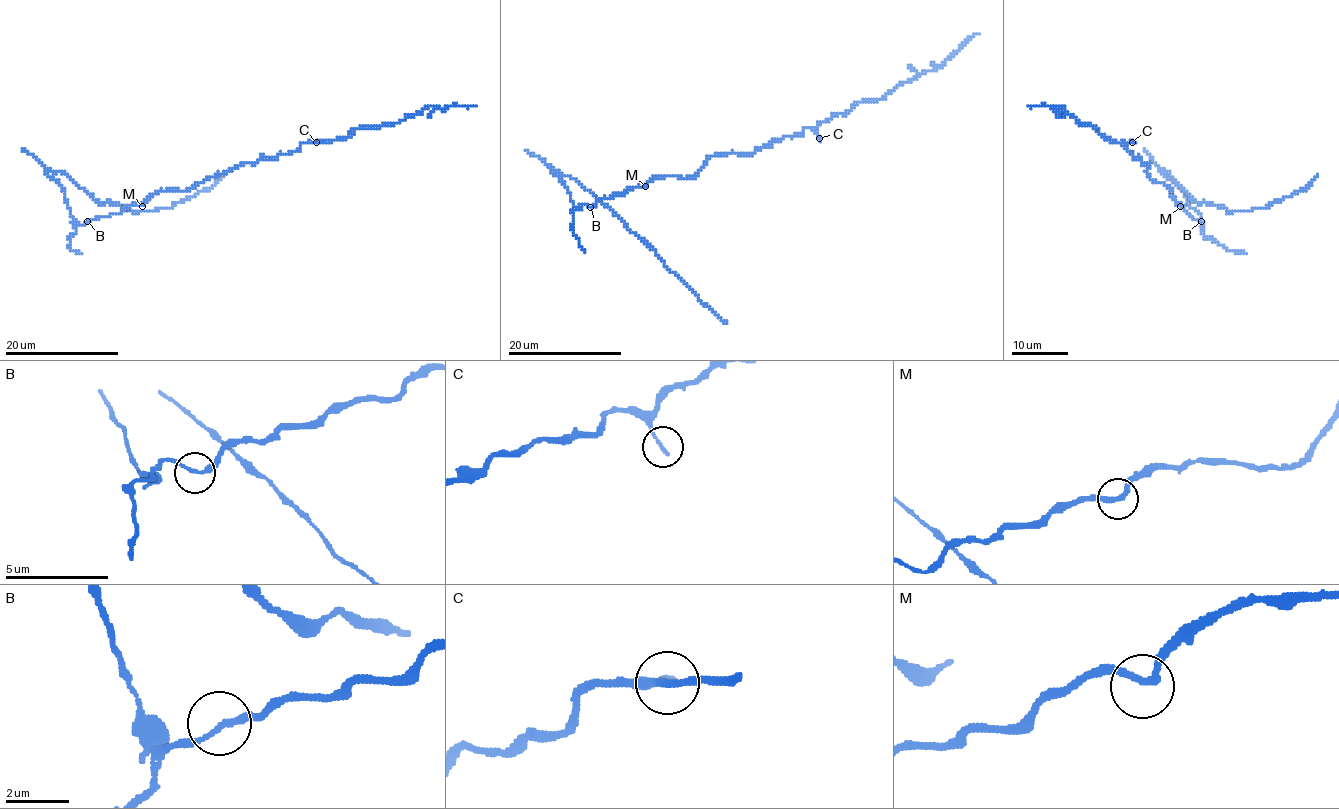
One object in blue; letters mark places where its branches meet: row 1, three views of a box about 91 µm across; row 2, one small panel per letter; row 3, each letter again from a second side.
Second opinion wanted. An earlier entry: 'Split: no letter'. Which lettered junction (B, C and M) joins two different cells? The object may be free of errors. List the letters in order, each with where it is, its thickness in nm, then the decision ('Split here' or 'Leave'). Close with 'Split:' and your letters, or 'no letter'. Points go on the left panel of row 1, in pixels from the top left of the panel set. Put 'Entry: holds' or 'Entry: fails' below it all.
B: Place: (87, 221). Thickness 180 nm. Split here
C: Place: (316, 142). Thickness 190 nm. Leave
M: Place: (142, 206). Thickness 220 nm. Leave
Split: B
Entry: fails

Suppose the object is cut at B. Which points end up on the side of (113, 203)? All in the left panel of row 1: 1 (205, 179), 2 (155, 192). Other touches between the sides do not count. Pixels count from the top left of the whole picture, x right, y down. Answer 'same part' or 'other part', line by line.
1: other part
2: other part

